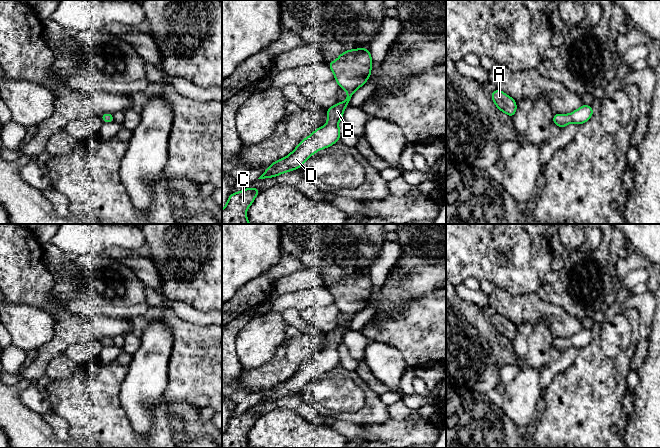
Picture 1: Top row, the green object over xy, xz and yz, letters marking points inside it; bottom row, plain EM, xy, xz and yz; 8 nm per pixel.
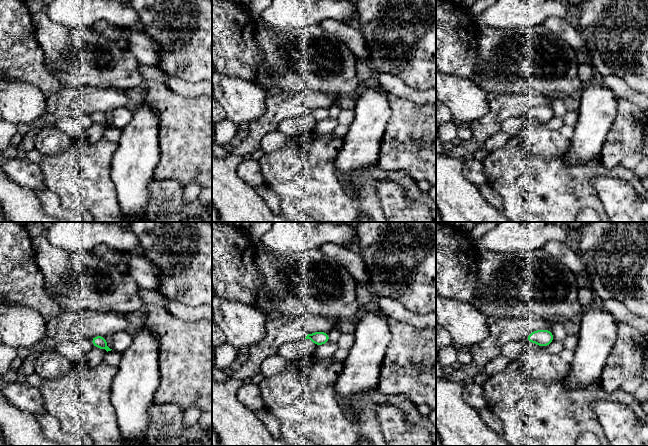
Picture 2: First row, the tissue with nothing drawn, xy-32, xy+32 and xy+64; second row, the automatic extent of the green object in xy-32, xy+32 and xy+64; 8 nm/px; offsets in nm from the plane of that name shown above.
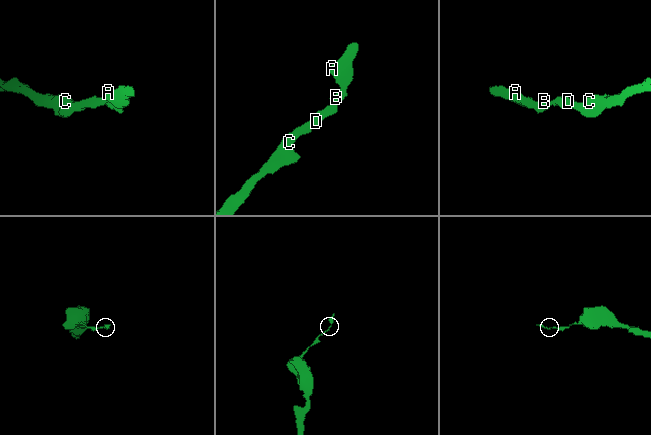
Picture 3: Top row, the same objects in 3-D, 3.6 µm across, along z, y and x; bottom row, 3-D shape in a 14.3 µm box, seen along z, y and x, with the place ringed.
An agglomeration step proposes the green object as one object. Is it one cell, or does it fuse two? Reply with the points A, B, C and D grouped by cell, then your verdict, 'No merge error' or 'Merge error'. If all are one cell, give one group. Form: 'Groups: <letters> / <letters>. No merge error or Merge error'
Groups: A B C D. No merge error

